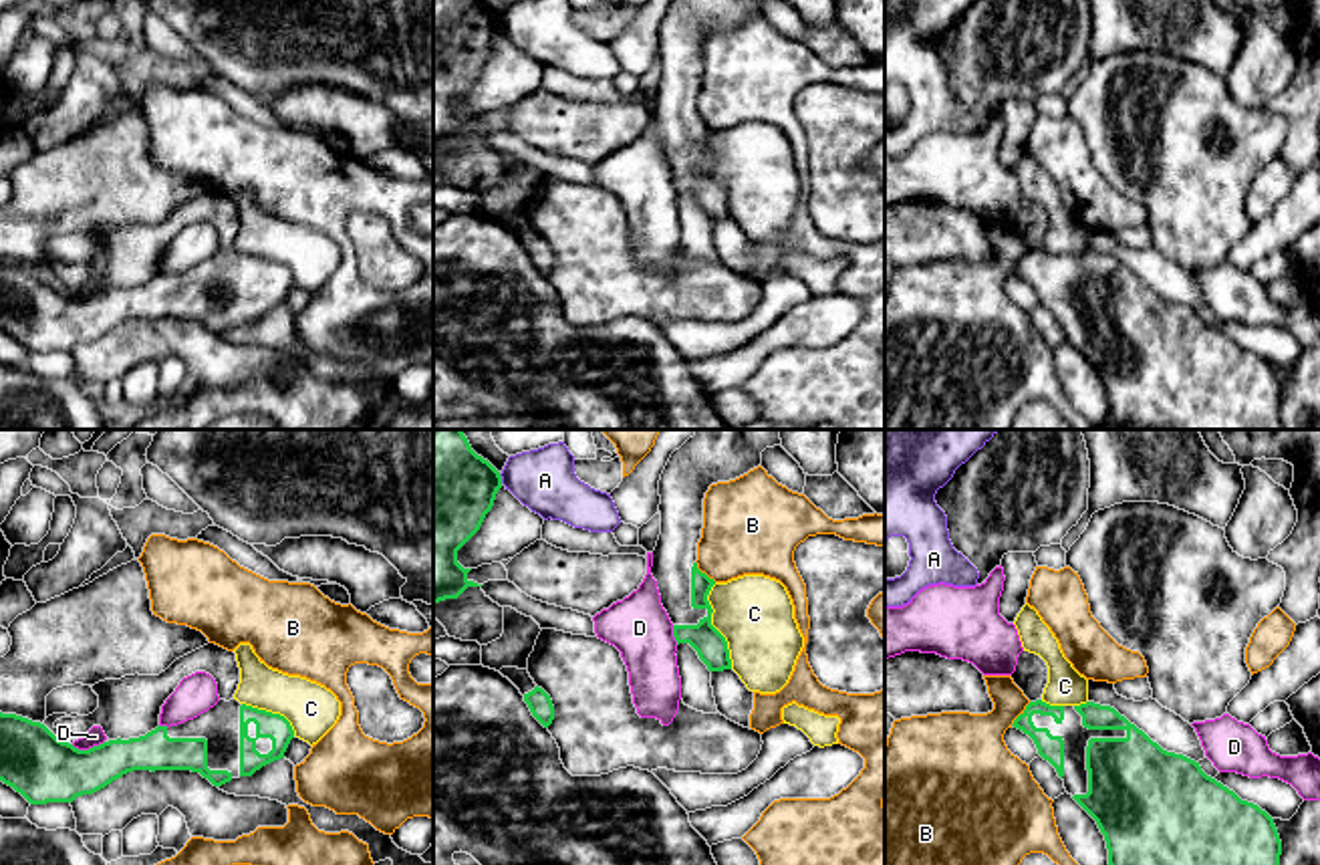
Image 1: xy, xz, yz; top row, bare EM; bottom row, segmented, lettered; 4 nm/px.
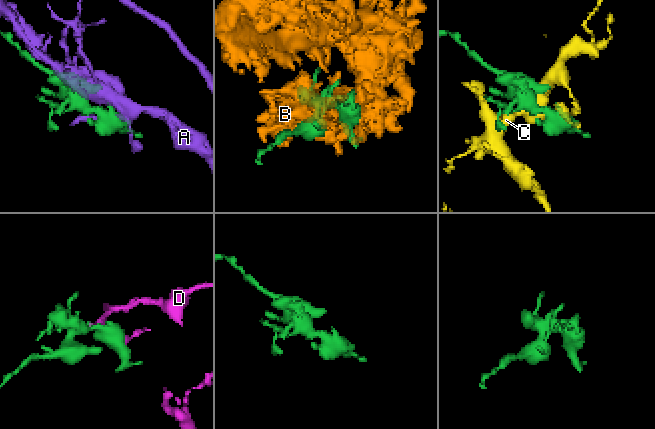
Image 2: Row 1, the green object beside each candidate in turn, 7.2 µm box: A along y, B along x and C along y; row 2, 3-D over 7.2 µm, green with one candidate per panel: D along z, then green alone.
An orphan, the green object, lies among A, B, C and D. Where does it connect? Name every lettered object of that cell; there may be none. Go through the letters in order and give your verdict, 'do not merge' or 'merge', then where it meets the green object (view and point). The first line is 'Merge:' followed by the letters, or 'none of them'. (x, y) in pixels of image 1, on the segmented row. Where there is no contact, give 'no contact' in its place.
Merge: none of them
A: do not merge; contact xz (500, 478)
B: do not merge; contact yz (1020, 714)
C: do not merge; contact xz (712, 626)
D: do not merge; contact xy (89, 749)

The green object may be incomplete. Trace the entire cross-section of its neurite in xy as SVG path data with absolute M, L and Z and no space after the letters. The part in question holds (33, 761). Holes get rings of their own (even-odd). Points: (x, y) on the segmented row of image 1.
M238 700L177 726L79 750L44 724L0 712L0 780L30 805L73 802L133 770L191 770L214 786L284 758L290 722Z

